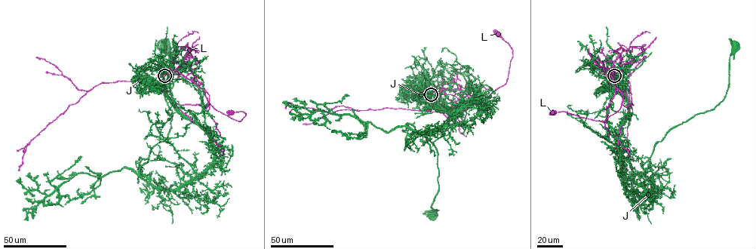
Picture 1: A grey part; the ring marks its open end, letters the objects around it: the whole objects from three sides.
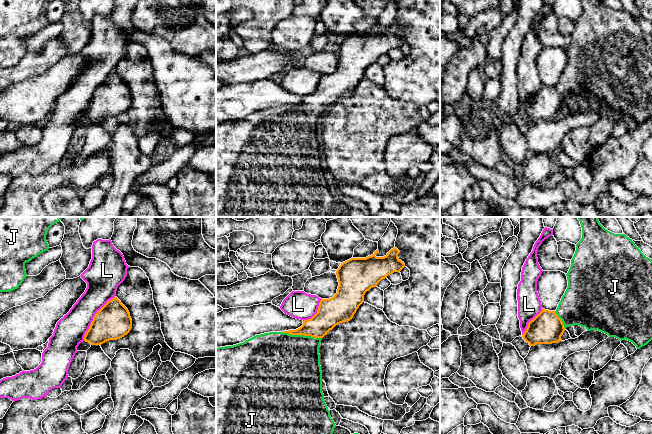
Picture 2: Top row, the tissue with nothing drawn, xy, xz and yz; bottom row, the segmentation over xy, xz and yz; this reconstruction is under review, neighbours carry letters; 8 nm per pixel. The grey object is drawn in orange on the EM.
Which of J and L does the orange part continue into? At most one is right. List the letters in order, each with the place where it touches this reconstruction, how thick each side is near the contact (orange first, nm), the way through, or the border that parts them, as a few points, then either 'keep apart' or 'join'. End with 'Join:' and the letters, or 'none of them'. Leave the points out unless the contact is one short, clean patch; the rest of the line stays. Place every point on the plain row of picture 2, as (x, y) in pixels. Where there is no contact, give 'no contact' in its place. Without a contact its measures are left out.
J: meets orange in xz at (302, 110); 190 nm thick on the orange side, 460 nm on the other; join
L: meets orange in xy at (93, 93); 280 nm thick on the orange side, 240 nm on the other; keep apart
Join: J

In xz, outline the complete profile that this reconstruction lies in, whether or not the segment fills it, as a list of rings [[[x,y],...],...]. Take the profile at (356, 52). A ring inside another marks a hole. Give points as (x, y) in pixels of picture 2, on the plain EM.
[[[394,23],[391,25],[384,33],[376,33],[375,31],[377,29],[379,29],[378,26],[366,34],[351,34],[341,39],[336,47],[339,58],[337,69],[332,74],[321,75],[317,89],[311,95],[304,96],[300,104],[255,111],[243,119],[216,124],[216,217],[325,217],[333,212],[333,206],[336,201],[330,192],[330,187],[325,179],[325,173],[322,168],[323,156],[319,130],[320,119],[322,114],[336,101],[348,98],[353,94],[359,82],[364,78],[364,71],[367,67],[376,63],[388,51],[394,48],[400,48],[405,43],[404,38],[398,34],[400,27],[397,24]]]

